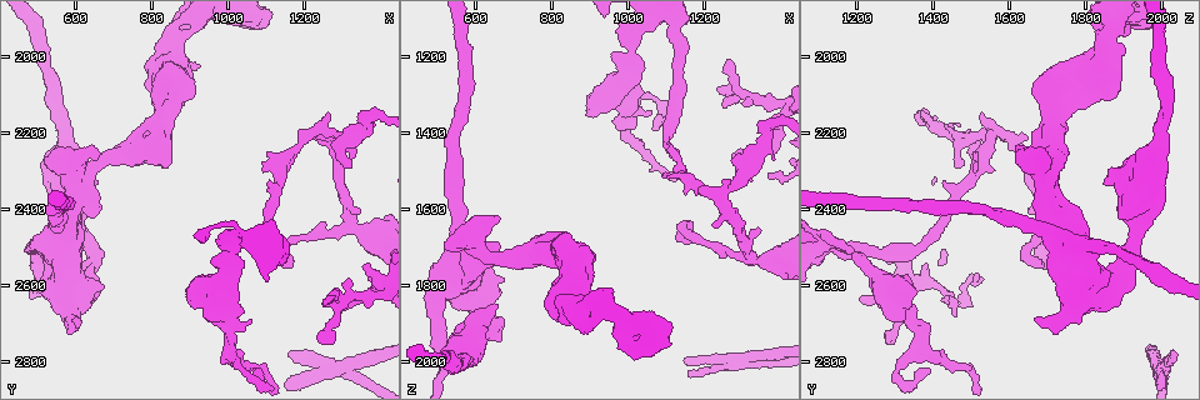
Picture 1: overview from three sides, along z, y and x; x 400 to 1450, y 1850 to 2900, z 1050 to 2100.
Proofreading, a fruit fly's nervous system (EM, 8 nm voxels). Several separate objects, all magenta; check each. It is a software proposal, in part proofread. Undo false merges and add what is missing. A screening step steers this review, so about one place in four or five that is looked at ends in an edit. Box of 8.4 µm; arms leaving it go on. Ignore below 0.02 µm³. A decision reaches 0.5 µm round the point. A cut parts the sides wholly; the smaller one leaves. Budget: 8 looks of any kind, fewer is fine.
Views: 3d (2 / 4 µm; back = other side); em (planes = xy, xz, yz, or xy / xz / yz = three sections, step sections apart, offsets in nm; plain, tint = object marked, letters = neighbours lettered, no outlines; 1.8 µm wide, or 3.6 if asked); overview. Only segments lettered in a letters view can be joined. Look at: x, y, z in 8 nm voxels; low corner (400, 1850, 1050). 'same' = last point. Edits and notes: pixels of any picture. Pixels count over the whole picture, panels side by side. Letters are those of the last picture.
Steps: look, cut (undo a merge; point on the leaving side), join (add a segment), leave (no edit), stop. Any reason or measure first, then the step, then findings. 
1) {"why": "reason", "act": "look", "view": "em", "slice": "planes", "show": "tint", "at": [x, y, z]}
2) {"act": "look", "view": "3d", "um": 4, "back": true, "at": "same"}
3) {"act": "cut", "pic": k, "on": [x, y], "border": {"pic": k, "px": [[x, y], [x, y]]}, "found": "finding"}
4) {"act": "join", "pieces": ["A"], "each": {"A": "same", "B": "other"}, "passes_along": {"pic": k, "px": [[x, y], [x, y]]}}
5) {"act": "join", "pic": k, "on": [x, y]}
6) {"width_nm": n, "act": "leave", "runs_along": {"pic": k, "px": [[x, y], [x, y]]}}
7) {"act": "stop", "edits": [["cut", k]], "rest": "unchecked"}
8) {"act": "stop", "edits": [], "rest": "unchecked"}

{"why": "arms part here", "act": "look", "view": "3d", "um": 4, "at": [1220, 2200, 1570]}

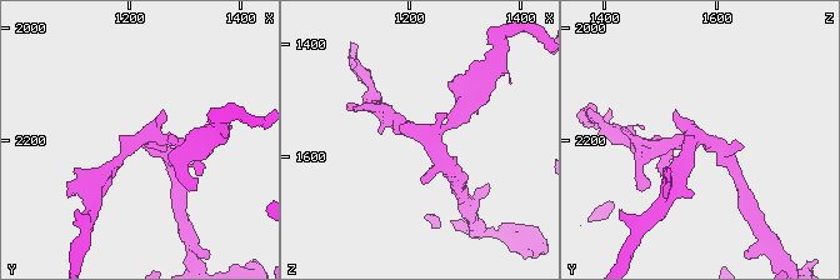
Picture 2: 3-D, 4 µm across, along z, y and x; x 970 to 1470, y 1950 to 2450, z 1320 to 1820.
{"act": "look", "view": "em", "slice": "yz", "step": 4, "show": "plain", "at": [1225, 2200, 1565]}

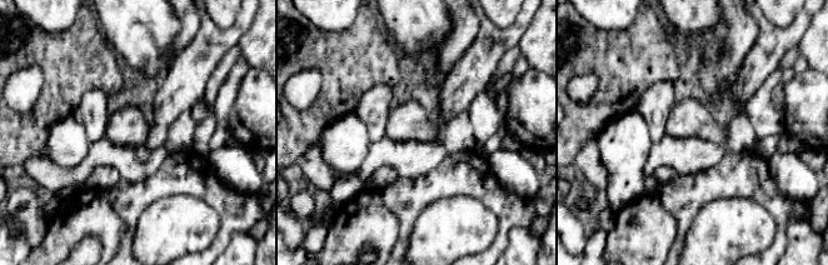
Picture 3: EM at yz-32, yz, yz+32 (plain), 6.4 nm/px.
{"why": "what lies round it", "act": "look", "view": "em", "slice": "yz", "step": 4, "show": "letters", "at": "same"}

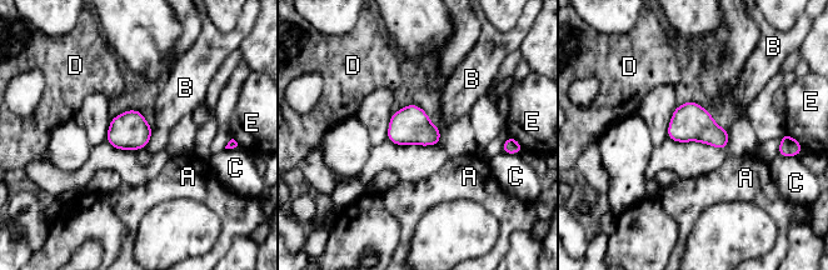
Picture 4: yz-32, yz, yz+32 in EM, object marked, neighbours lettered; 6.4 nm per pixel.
{"width_nm": 240, "act": "leave", "each": {"A": "other", "B": "other", "C": "other", "D": "other", "E": "other"}, "border": {"pic": 4, "px": [[153, 126], [150, 139], [144, 148]]}, "found": "all the same neuron"}

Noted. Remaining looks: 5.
{"why": "free end", "act": "look", "view": "3d", "um": 4, "at": [1240, 2750, 1280]}

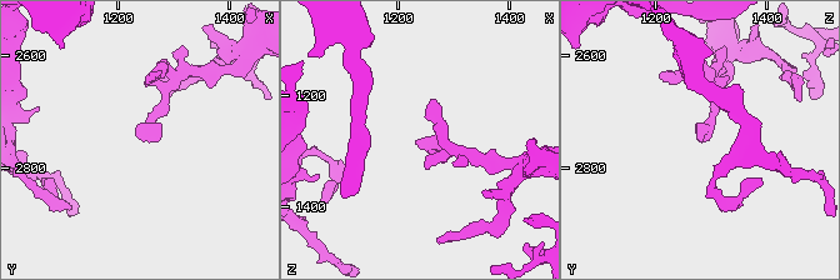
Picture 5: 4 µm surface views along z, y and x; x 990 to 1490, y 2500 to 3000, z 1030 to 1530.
{"act": "look", "view": "em", "slice": "xy", "step": 16, "show": "letters", "at": [1245, 2750, 1280]}

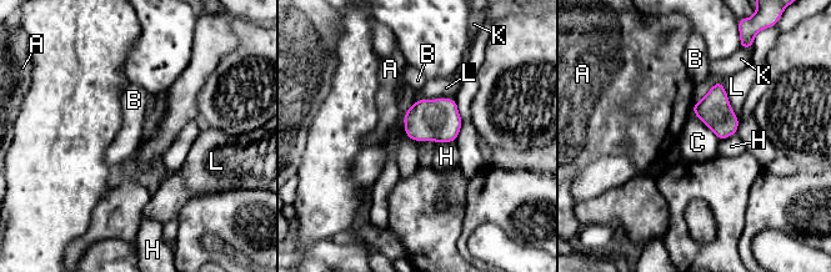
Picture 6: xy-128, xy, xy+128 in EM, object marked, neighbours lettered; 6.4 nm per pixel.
{"longest_contact_nm": ["L", 300], "act": "leave", "each": {"A": "other", "B": "other", "C": "other", "H": "other", "K": "other", "L": "other"}, "border": {"pic": 6, "px": [[690, 110], [720, 140]]}, "found": "none of them fits"}

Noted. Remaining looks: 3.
{"why": "sharp bend", "act": "look", "view": "3d", "um": 4, "at": [580, 2465, 1710]}

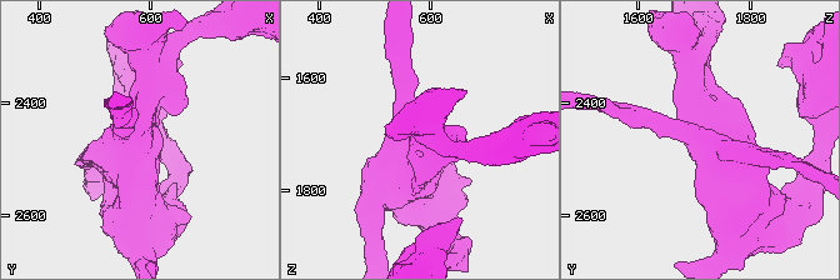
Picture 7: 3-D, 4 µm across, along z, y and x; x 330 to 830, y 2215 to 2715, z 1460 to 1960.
{"act": "look", "view": "em", "um": 3.6, "slice": "planes", "show": "letters", "at": [570, 2470, 1715]}

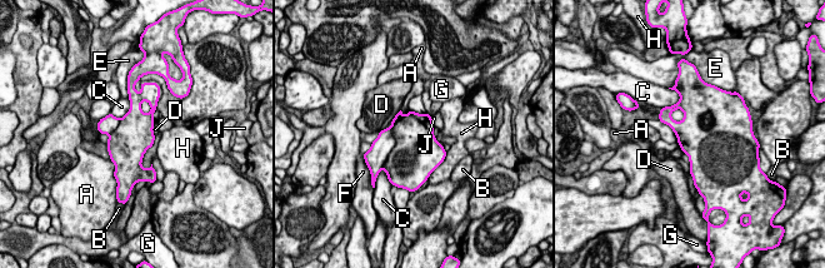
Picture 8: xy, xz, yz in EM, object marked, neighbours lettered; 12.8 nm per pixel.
{"longest_contact_nm": ["C", 340], "act": "cut", "pic": 8, "on": [381, 147], "each": {"A": "other", "B": "other", "C": "other", "D": "other", "E": "other", "F": "other", "G": "other", "H": "other", "J": "other"}, "border": {"pic": 8, "px": [[403, 117], [384, 163]]}, "found": "two neurons meet here"}

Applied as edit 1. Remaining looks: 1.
{"act": "stop", "edits": [["cut", 8]], "rest": "unchecked"}

